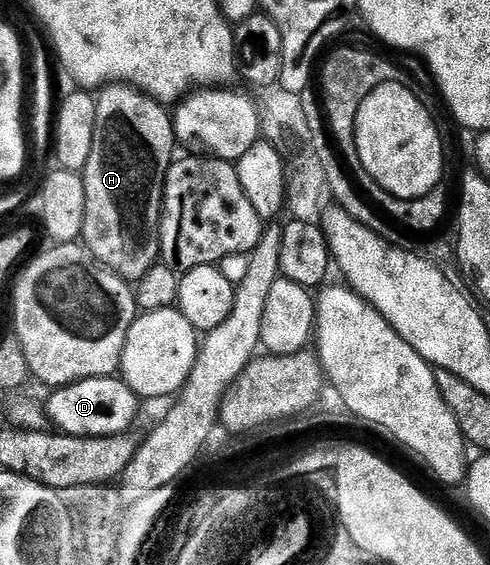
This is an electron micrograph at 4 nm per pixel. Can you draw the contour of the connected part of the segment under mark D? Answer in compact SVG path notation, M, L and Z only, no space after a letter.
M120 376L87 378L69 386L55 387L49 394L52 395L46 405L47 421L52 421L59 433L79 438L101 438L131 431L132 421L142 405L141 399Z

